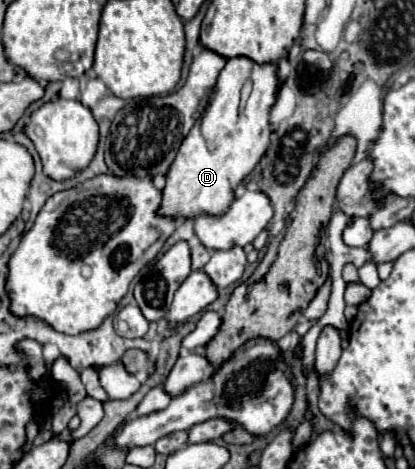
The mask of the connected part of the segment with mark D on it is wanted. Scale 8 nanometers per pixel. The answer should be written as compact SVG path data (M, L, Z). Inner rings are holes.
M235 56L227 60L203 116L183 140L177 158L167 172L159 214L173 218L195 218L199 212L223 214L223 210L231 206L235 188L257 166L269 146L269 112L277 100L277 90L277 64L257 64L247 56ZM245 80L253 80L253 92L245 102L245 110L239 112L239 94Z

